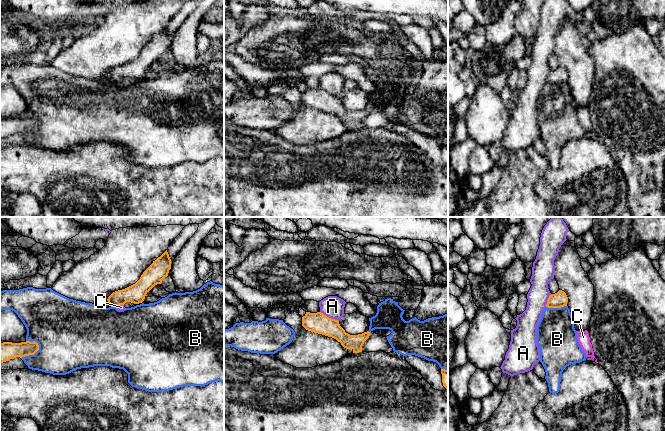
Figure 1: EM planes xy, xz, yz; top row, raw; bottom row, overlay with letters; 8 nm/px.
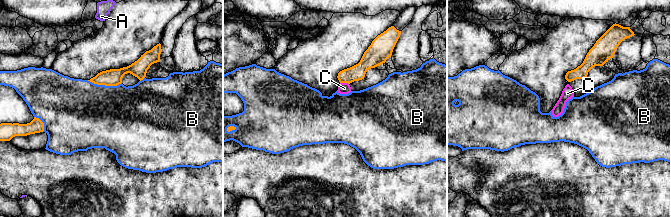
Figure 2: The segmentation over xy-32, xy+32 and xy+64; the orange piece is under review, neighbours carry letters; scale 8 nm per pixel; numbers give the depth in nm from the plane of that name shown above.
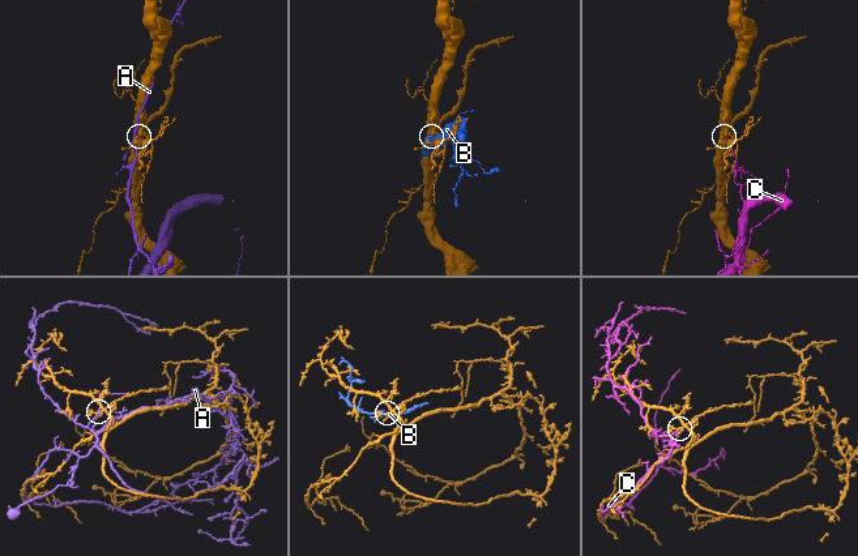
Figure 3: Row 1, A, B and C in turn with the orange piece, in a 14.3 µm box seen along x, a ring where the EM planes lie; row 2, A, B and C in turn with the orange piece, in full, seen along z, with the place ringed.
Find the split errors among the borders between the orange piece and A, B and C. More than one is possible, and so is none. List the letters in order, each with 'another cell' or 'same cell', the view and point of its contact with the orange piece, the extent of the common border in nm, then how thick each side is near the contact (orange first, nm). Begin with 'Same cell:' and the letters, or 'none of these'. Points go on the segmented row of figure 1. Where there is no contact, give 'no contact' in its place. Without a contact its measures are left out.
Same cell: none of these
A: another cell; contact xz (328, 317); length 170 nm; calibres 160 and 180 nm
B: another cell; contact xy (33, 354); length 190 nm; calibres 160 and 400 nm
C: another cell; contact xy (119, 305); length 70 nm; calibres 150 and 50 nm

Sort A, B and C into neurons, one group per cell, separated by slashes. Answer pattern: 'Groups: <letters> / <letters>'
Groups: A / B / C

